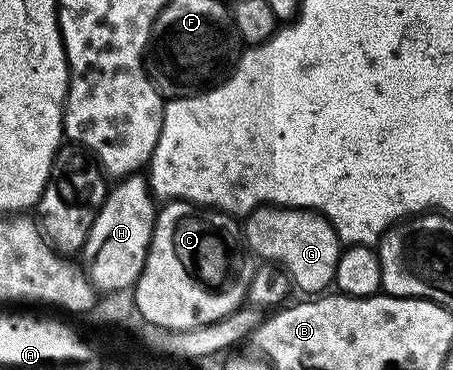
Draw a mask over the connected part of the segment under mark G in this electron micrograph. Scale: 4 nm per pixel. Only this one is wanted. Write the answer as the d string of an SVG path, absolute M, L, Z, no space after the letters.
M261 206L249 212L243 221L242 240L253 257L261 256L261 261L280 265L304 294L324 294L333 287L342 241L323 214L306 208Z

